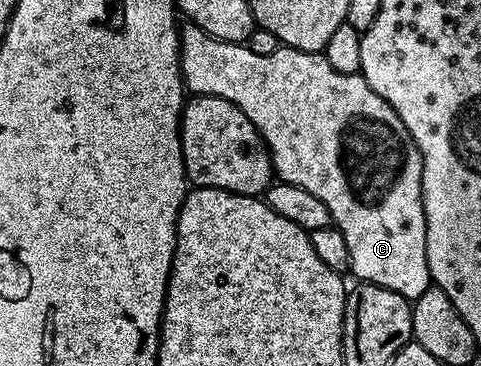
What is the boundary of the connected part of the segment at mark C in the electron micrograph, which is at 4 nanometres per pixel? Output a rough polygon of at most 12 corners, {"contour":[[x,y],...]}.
{"contour":[[181,24],[232,101],[344,233],[355,280],[432,286],[420,149],[325,54]]}

